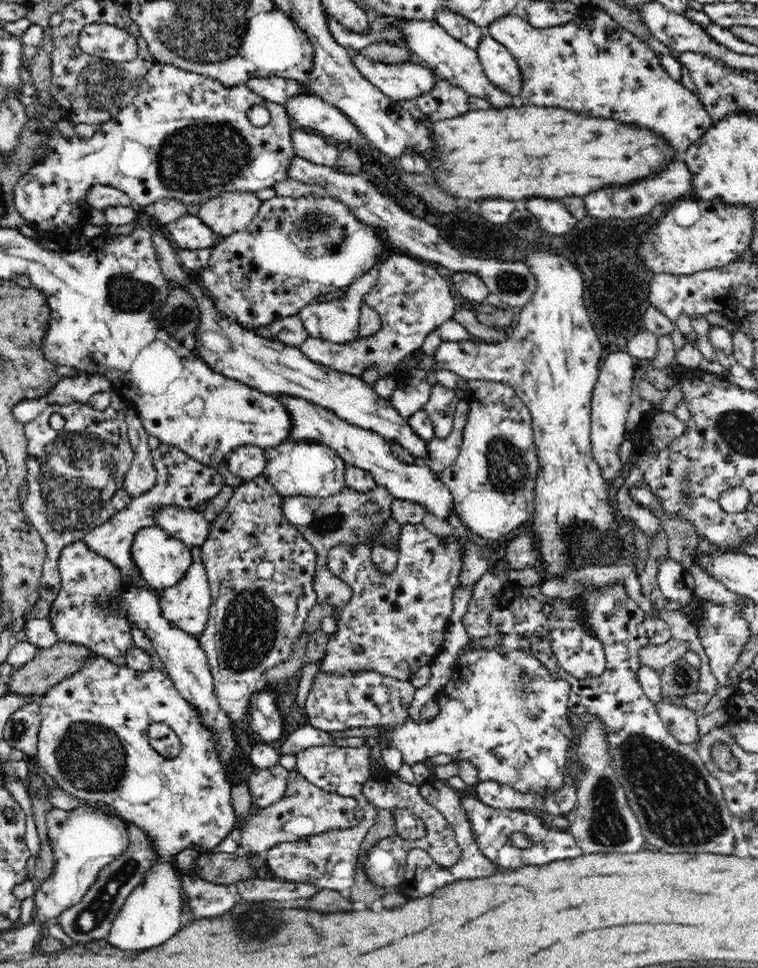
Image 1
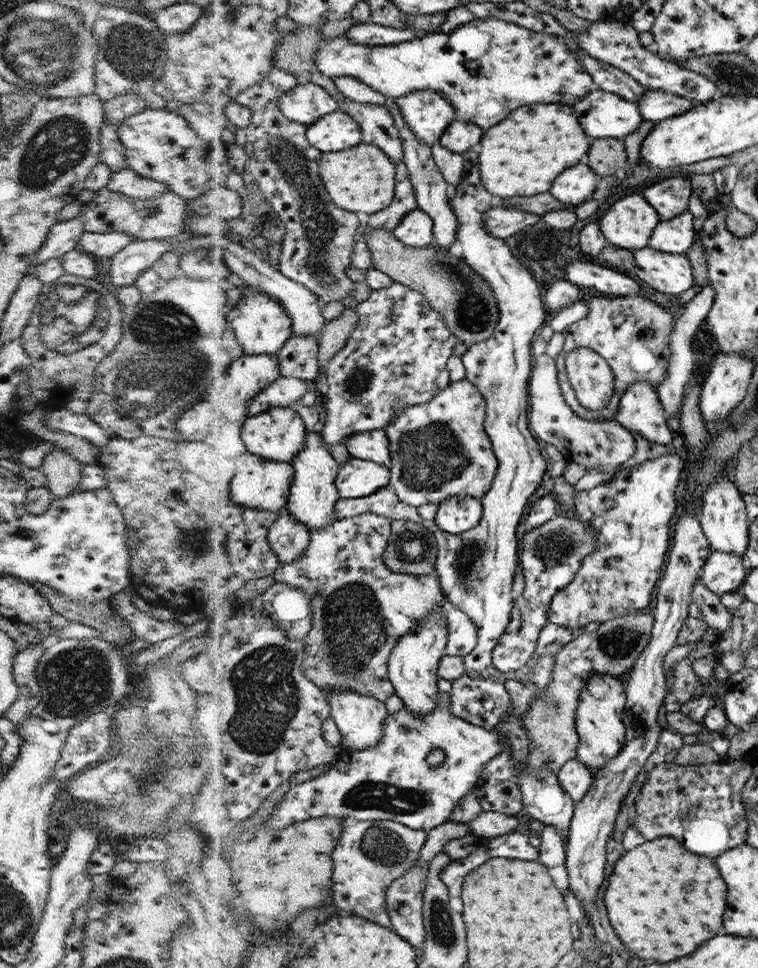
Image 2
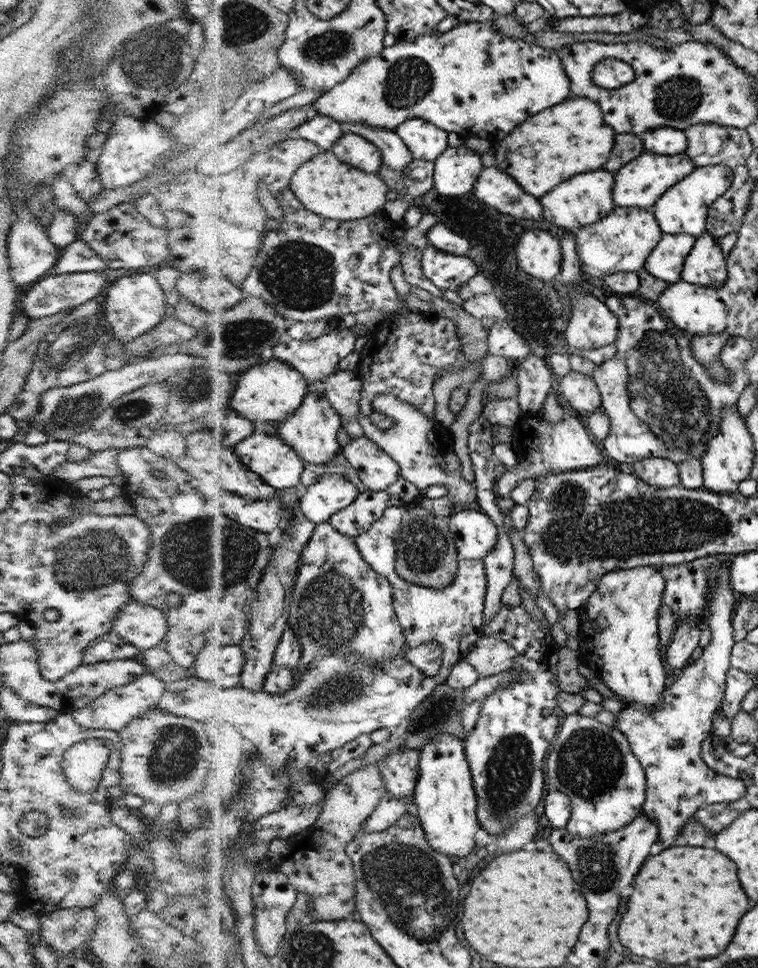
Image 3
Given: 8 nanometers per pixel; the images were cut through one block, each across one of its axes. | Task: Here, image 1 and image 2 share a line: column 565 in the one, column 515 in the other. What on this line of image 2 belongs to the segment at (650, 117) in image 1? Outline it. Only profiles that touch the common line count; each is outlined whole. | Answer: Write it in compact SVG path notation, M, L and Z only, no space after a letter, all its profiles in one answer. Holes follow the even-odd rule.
M496 18L474 20L460 26L454 33L444 35L441 31L424 34L400 44L372 46L358 43L348 35L340 35L320 45L316 57L317 69L331 78L353 76L384 93L388 100L398 100L420 89L432 89L446 95L458 109L457 118L472 121L486 130L527 104L566 104L584 98L596 83L584 64L576 58L576 52L558 40L554 34L533 32L520 25Z

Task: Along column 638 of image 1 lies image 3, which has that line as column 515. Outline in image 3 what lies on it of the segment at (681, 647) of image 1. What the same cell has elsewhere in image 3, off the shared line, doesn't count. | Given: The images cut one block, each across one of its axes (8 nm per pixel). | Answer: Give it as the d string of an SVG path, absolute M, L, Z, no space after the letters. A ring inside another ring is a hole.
M494 637L480 638L464 660L478 671L479 678L494 676L513 668L516 652L510 644Z

